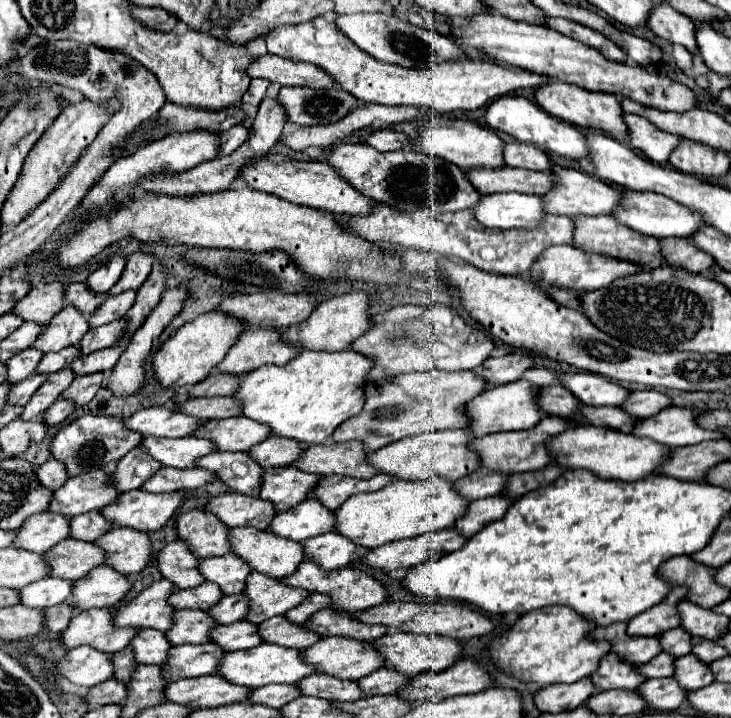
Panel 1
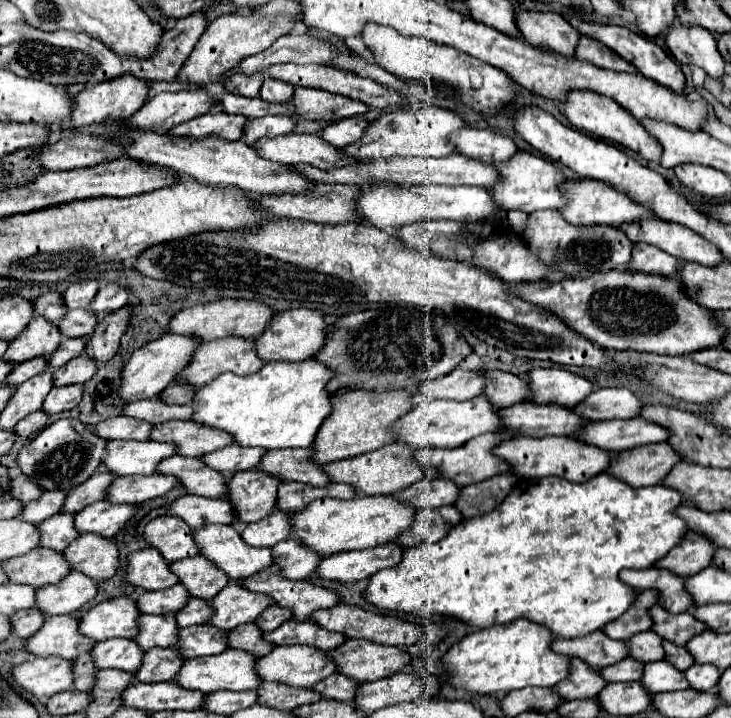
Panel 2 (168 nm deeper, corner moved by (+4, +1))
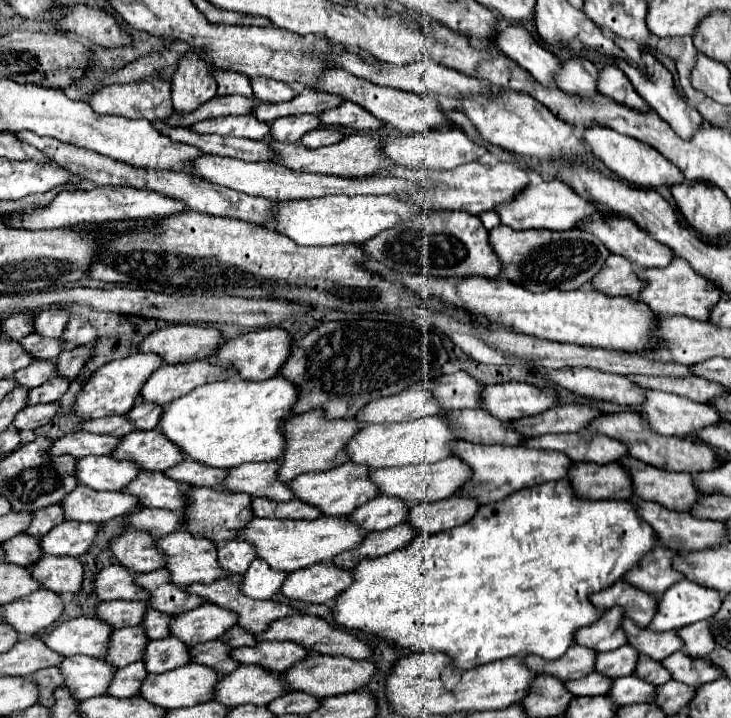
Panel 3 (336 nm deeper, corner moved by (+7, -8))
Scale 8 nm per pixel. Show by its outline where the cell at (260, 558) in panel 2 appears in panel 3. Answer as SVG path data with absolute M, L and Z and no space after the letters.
M185 529L173 531L157 539L157 549L165 555L165 569L171 573L171 583L177 587L187 587L189 583L213 583L215 579L227 577L217 563L217 549L209 539L193 537Z

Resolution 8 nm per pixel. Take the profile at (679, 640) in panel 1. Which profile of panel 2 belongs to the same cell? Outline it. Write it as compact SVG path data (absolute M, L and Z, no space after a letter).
M640 632L628 640L630 644L630 656L642 662L656 662L664 658L664 648L662 648L662 638L654 632Z

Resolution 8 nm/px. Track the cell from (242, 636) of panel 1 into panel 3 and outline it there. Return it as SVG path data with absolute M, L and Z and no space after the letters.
M171 637L171 639L149 641L141 661L145 665L145 671L165 673L181 665L187 665L191 659L189 659L189 647L185 647L179 639Z

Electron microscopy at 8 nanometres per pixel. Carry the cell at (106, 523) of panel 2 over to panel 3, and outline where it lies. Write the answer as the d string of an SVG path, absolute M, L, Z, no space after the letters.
M63 521L57 527L53 527L45 537L41 537L39 547L45 555L71 555L79 557L89 549L97 535L97 525L95 523L69 523Z

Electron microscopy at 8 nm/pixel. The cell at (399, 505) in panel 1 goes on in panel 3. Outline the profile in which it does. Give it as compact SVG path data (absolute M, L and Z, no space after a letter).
M253 517L249 527L245 527L245 531L241 531L241 535L237 537L251 543L257 559L265 561L271 569L293 573L315 563L331 561L335 555L357 547L363 541L365 531L351 521L345 521L345 517L319 517L313 521L281 521Z

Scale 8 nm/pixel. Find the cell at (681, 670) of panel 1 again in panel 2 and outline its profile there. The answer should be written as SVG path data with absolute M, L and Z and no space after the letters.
M666 660L660 662L648 662L644 666L644 678L640 680L646 690L652 690L652 694L658 692L672 692L672 690L686 690L688 680L684 678L684 672L676 670Z

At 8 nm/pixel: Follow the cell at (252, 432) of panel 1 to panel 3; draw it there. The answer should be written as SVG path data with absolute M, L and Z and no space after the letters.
M155 429L133 431L131 435L121 437L117 451L111 451L111 457L117 461L133 461L147 471L165 471L185 459L181 451Z

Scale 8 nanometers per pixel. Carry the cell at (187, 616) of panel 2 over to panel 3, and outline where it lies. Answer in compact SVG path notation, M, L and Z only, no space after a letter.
M149 609L145 613L145 619L141 621L141 627L143 627L147 639L165 639L165 637L169 637L169 621L171 621L169 615Z

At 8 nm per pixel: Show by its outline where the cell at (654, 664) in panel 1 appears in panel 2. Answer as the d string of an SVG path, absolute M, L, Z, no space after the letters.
M628 656L628 658L624 658L618 664L602 668L600 674L608 682L632 682L632 680L640 680L644 676L644 662Z

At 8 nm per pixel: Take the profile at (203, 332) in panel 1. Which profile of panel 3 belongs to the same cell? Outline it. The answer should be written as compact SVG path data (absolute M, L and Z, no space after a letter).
M135 353L119 361L111 361L99 367L89 383L85 383L75 397L75 415L83 419L99 419L99 417L111 417L111 415L125 415L137 401L141 385L149 375L161 367L161 359L153 353Z

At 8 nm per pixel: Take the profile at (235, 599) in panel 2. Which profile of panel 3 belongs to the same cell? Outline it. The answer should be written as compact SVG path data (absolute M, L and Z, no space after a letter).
M203 603L193 611L175 615L171 619L169 633L187 647L193 647L197 643L219 639L235 623L237 615L233 615L233 611L225 611L213 603Z

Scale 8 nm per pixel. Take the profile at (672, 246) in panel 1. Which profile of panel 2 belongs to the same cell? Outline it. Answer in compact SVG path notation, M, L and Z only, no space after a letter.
M640 242L632 250L632 272L646 272L646 274L660 274L674 278L680 270L680 260L664 254L664 250L656 246L648 246L648 242Z

